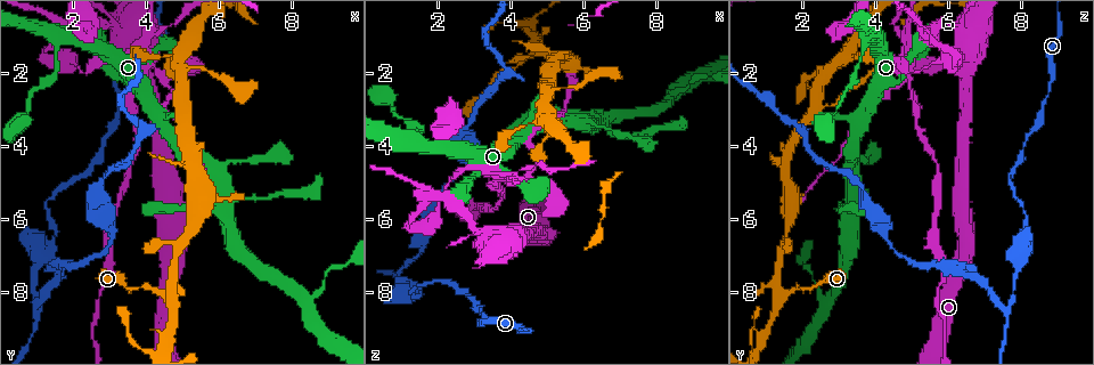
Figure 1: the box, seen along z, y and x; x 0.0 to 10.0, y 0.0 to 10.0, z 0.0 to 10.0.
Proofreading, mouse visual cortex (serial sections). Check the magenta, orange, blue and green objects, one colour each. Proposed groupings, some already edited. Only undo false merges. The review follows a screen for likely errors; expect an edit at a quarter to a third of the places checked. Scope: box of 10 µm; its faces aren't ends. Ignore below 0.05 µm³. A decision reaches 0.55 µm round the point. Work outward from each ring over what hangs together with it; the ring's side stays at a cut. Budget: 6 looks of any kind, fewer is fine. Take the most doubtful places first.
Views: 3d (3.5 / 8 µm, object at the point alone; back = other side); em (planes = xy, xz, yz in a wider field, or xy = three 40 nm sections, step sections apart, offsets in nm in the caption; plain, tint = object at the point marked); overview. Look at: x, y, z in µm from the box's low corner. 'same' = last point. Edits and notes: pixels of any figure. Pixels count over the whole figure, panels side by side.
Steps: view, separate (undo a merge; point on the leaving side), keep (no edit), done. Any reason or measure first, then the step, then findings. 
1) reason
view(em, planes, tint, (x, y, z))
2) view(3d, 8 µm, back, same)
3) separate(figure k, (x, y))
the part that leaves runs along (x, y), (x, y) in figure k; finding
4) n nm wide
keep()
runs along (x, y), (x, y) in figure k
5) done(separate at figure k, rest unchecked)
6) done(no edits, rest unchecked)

view(3d, 3.5 µm, (1.00, 8.45, 7.70))

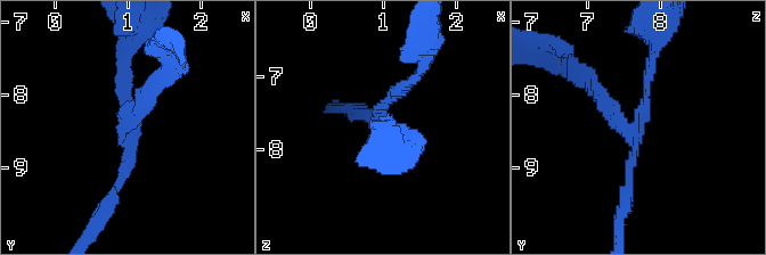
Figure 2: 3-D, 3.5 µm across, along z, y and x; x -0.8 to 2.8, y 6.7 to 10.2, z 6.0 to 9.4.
3 arms; arms of 150, 150, 200 nm
view(em, xy, step 1, tint, (1.00, 8.35, 7.70))

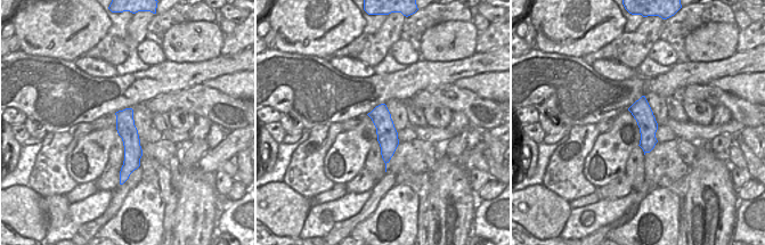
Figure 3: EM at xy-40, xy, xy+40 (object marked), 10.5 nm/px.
separate(figure 2, (146, 91))
two cells meet here

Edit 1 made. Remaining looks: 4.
three arms meet
view(3d, 3.5 µm, (4.60, 8.10, 1.40))

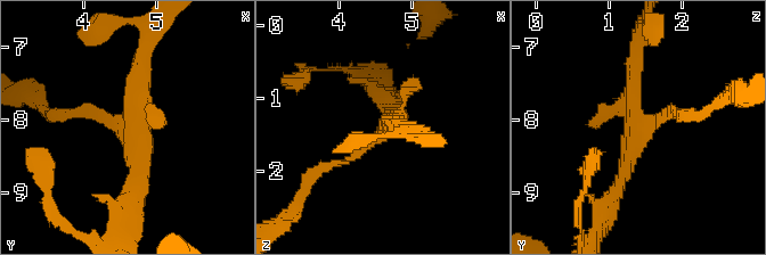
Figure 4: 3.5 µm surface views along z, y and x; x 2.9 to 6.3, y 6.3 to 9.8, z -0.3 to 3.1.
view(em, xy, step 2, tint, (4.65, 8.10, 1.45))

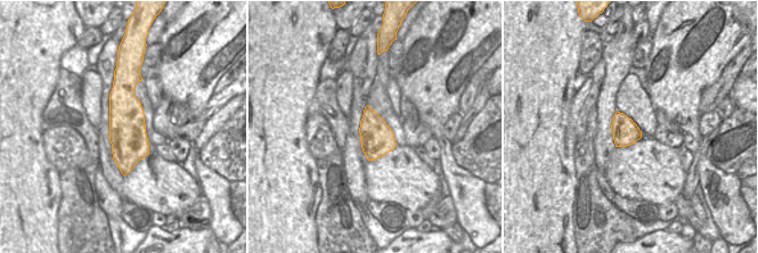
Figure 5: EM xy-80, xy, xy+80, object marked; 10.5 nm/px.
cut it another way
view(em, xy, step 3, tint, same)

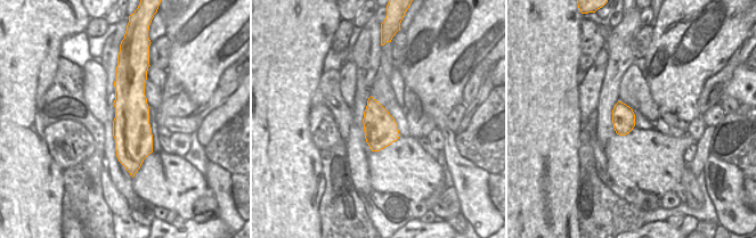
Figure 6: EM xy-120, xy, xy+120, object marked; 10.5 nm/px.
keep()
runs along (70, 112), (130, 126), (144, 52) in figure 4; continuous, no second cell

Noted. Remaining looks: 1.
done(separate at figure 2, rest unchecked)

